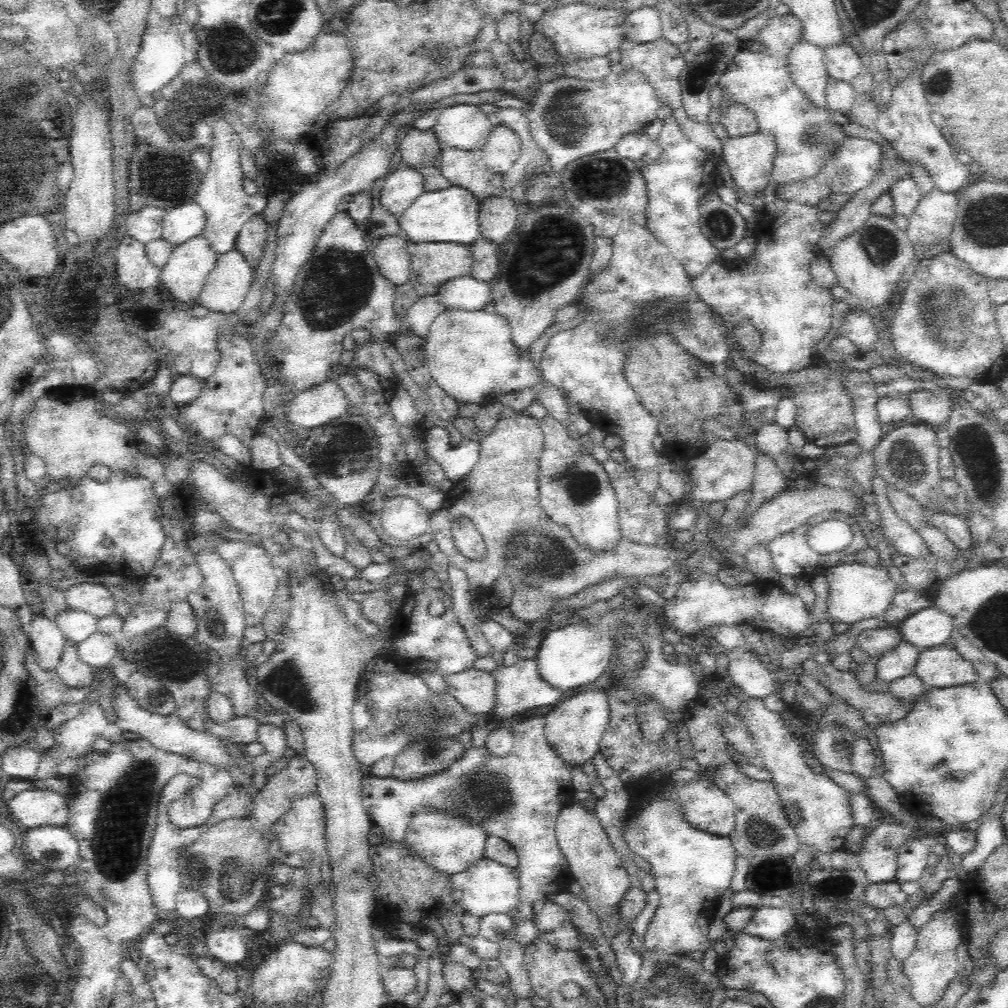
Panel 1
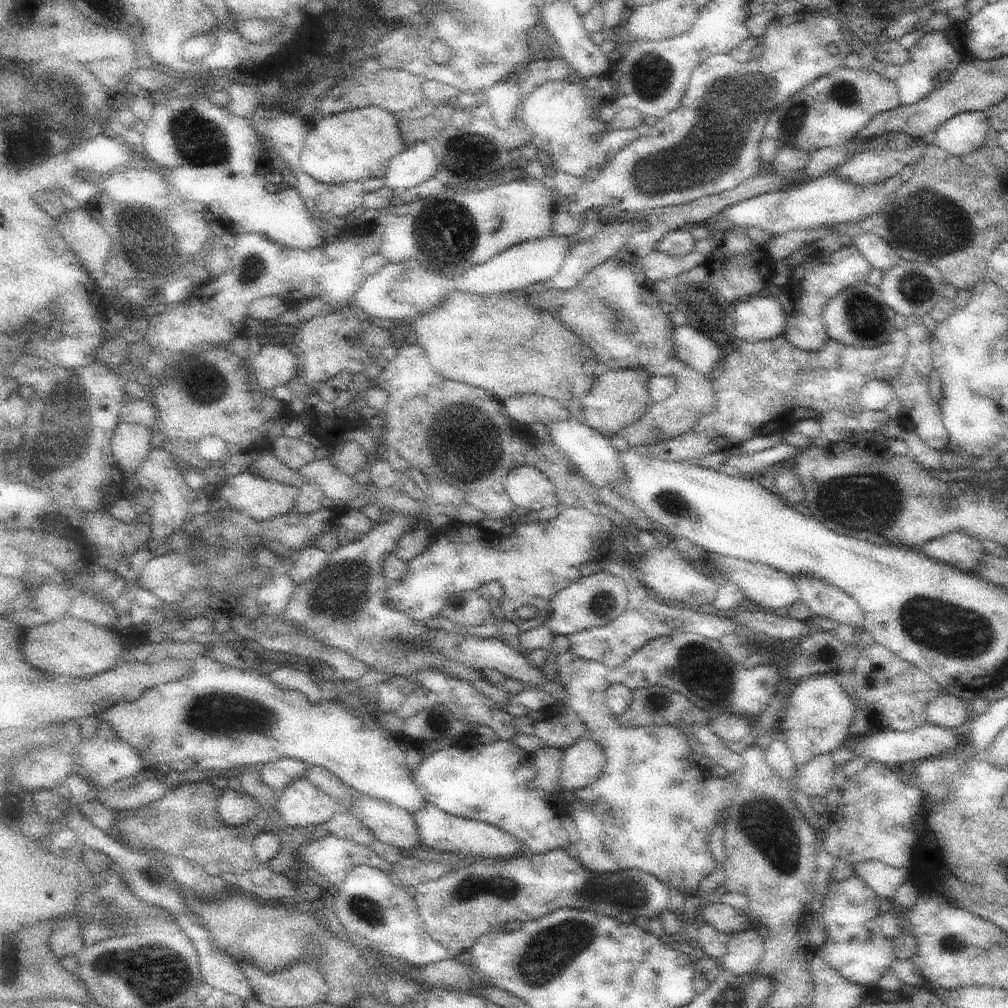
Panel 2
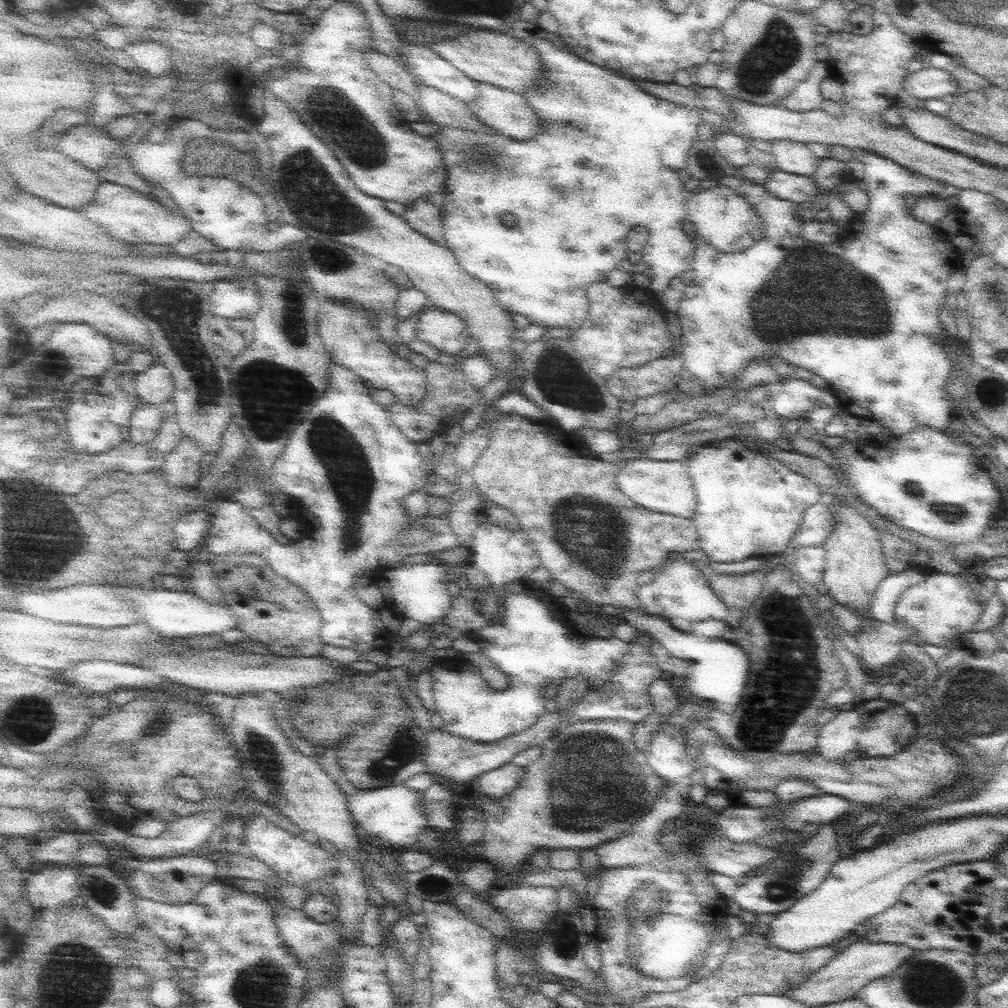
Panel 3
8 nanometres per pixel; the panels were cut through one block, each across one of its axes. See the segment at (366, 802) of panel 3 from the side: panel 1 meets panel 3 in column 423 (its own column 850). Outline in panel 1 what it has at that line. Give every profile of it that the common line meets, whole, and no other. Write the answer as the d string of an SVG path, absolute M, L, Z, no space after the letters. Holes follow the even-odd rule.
M741 693L737 715L746 727L757 750L758 763L772 774L776 792L784 803L792 803L800 809L801 824L795 830L800 842L812 845L816 854L834 852L851 839L856 838L855 818L850 805L850 791L839 786L824 773L816 774L804 759L797 733L784 724L778 712L768 710L764 701Z

